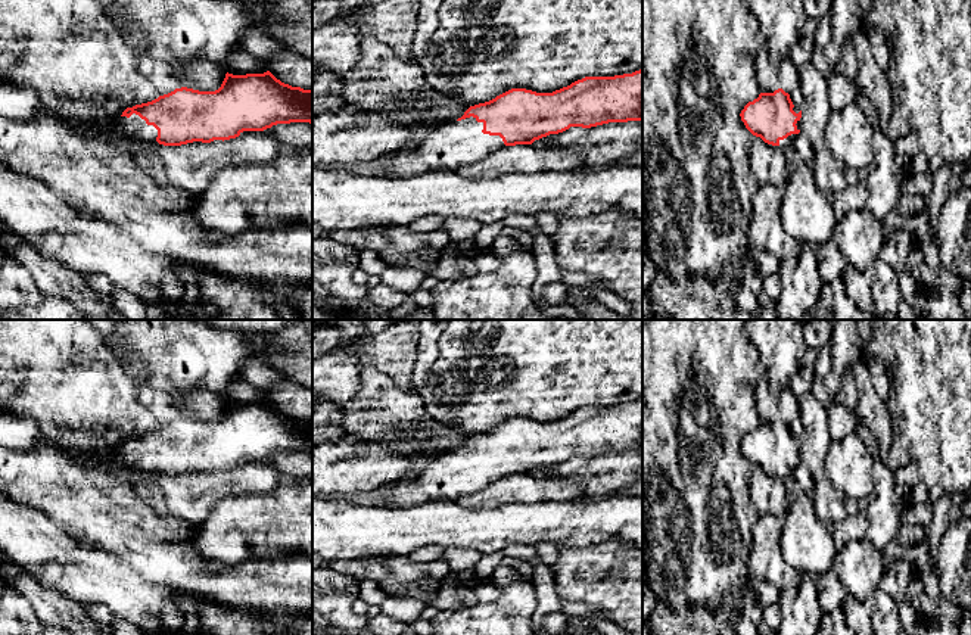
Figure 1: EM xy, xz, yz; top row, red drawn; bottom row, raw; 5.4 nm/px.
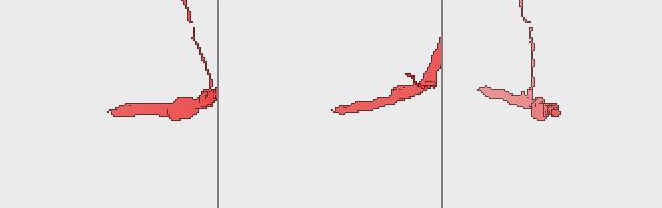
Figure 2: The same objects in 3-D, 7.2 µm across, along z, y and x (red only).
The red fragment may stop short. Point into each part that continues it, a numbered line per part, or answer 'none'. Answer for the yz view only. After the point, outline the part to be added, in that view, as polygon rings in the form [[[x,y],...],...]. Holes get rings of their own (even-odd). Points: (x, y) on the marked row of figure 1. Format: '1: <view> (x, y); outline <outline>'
1: yz (787, 143); outline [[[791,134],[791,136],[788,136],[787,138],[779,140],[779,146],[781,146],[782,149],[785,149],[787,152],[791,153],[791,150],[793,150],[793,143],[794,143],[796,137],[797,137],[797,134]]]

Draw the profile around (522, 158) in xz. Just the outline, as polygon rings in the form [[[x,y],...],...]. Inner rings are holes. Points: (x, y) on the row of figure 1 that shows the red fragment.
[[[505,146],[473,165],[458,168],[467,178],[495,178],[513,172],[566,171],[583,166],[585,159],[569,147]]]

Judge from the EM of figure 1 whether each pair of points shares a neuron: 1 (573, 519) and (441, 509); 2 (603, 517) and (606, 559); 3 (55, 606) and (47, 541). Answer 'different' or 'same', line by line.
1: same
2: different
3: different

